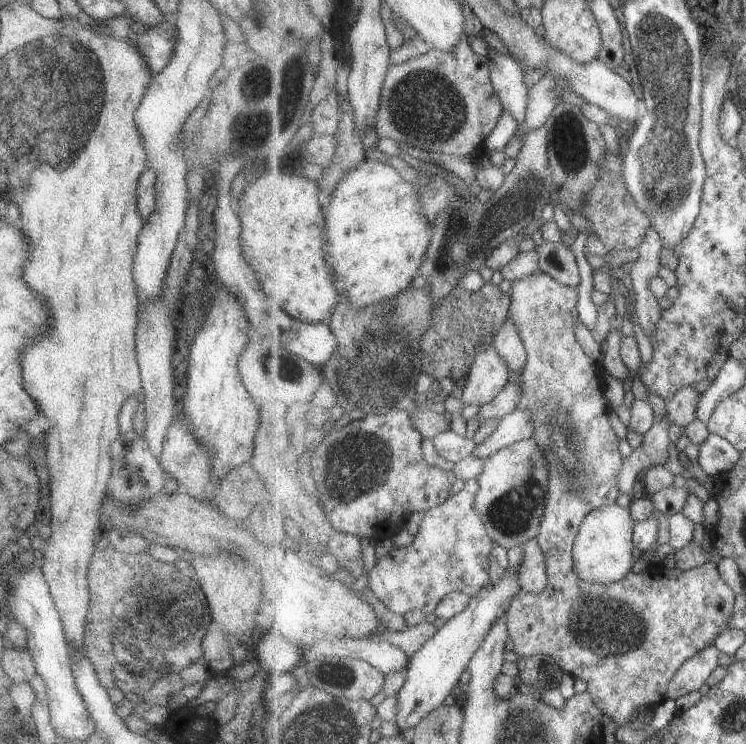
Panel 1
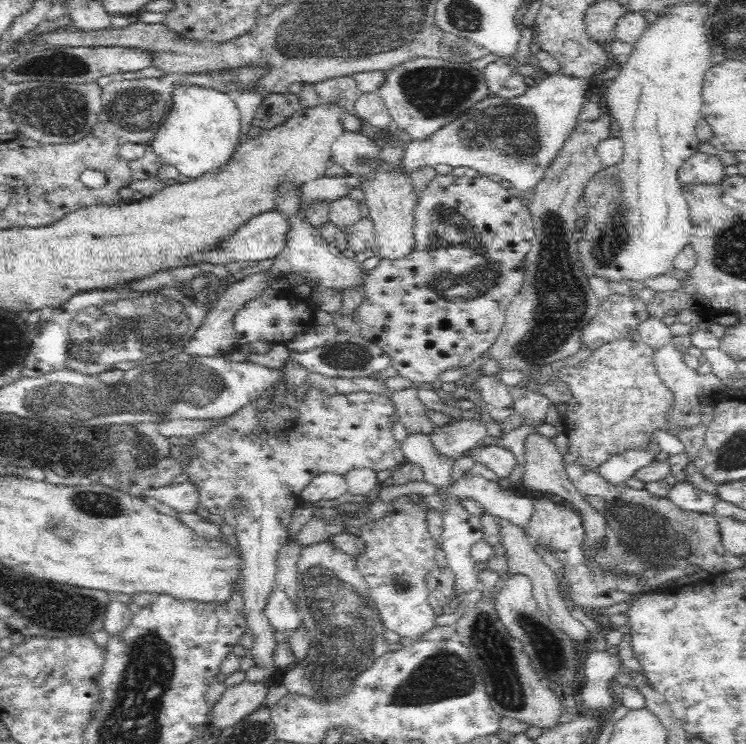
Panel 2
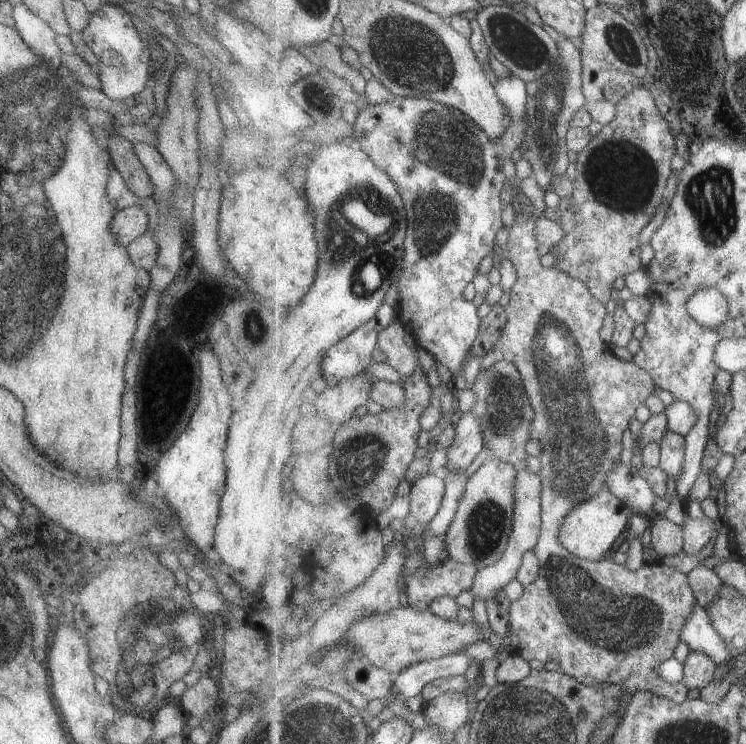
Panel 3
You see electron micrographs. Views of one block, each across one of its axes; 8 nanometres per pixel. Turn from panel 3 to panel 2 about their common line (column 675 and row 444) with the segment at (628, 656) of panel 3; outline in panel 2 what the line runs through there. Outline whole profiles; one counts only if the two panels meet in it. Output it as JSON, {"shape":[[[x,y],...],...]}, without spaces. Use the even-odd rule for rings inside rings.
{"shape":[[[620,336],[597,348],[592,354],[582,361],[579,365],[561,368],[559,370],[559,380],[563,381],[569,387],[571,400],[568,401],[567,413],[562,418],[564,431],[568,435],[569,452],[576,456],[575,462],[592,472],[597,472],[599,466],[617,454],[624,454],[624,451],[649,451],[650,437],[654,440],[656,430],[665,430],[670,432],[671,428],[676,429],[676,436],[684,445],[684,452],[687,453],[688,462],[685,466],[685,475],[688,482],[694,487],[703,490],[712,495],[717,494],[718,485],[710,483],[706,477],[700,476],[696,472],[692,460],[696,458],[698,450],[704,444],[704,437],[707,426],[703,423],[696,426],[669,426],[669,414],[673,409],[673,392],[666,386],[661,378],[658,377],[658,371],[653,361],[653,352],[655,350],[644,343],[633,341],[629,336]]]}

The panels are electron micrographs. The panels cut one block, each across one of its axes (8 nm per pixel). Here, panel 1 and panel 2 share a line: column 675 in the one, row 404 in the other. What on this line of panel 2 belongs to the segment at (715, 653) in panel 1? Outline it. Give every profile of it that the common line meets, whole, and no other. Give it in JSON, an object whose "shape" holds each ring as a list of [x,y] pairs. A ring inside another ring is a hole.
{"shape":[[[671,335],[662,348],[658,348],[653,352],[653,361],[656,366],[656,371],[658,371],[658,377],[661,381],[668,386],[673,392],[673,409],[669,414],[669,426],[681,426],[681,428],[686,428],[686,426],[696,426],[700,424],[702,420],[702,408],[700,403],[698,403],[698,397],[702,394],[711,395],[718,393],[724,388],[727,388],[722,380],[718,379],[715,375],[699,376],[696,371],[691,370],[683,359],[684,352],[679,352],[672,342]]]}

